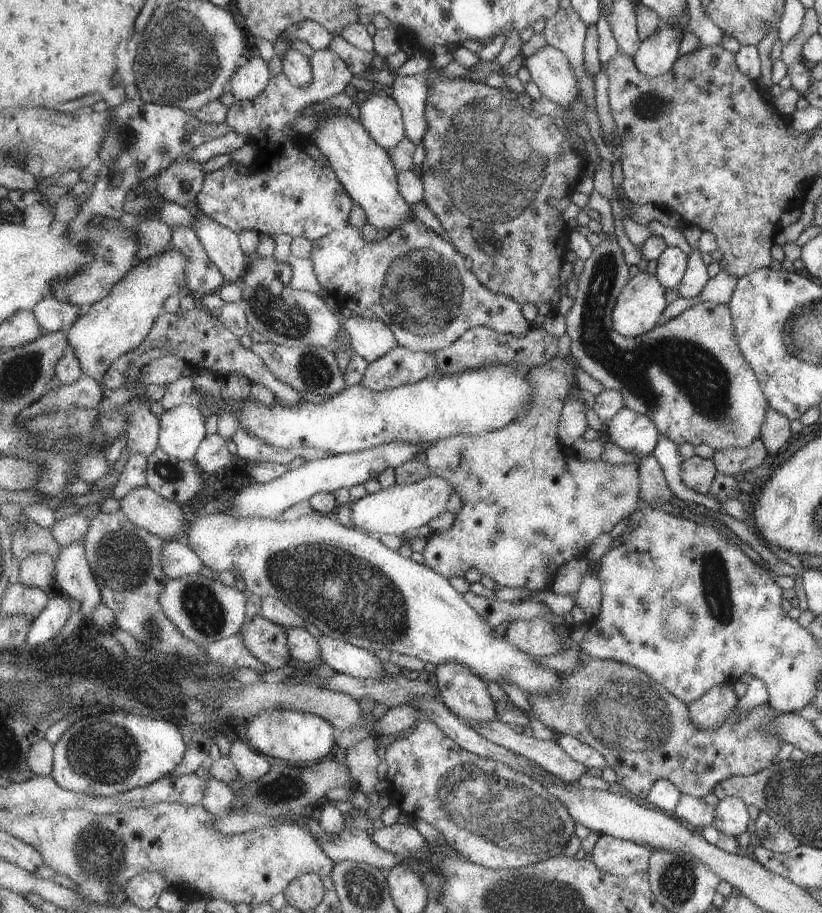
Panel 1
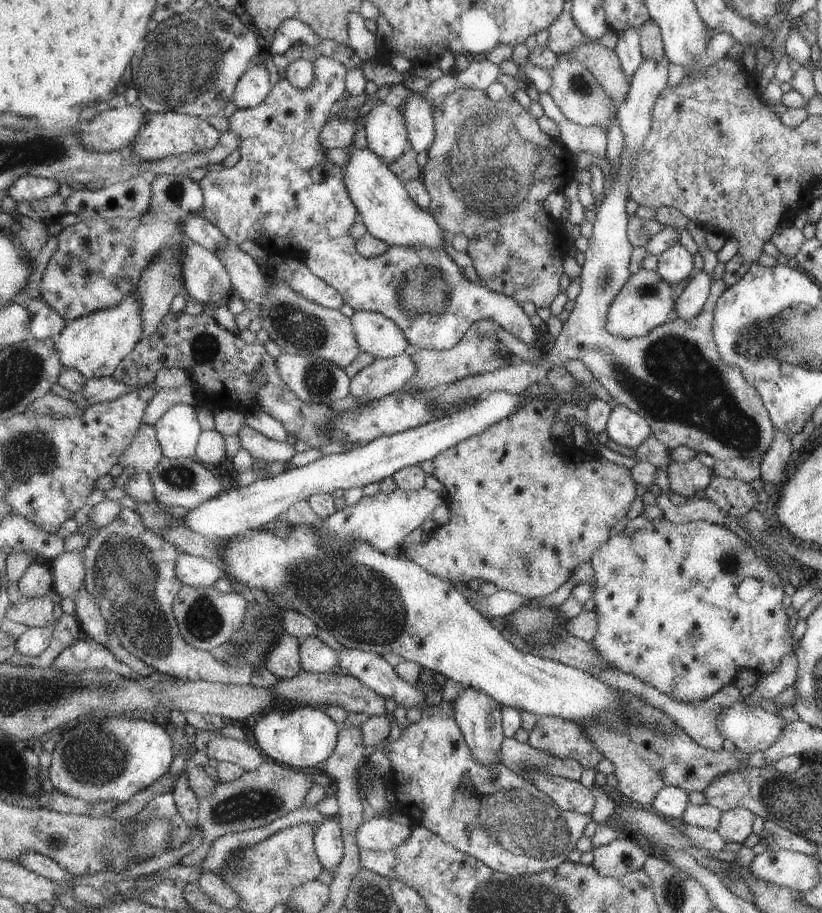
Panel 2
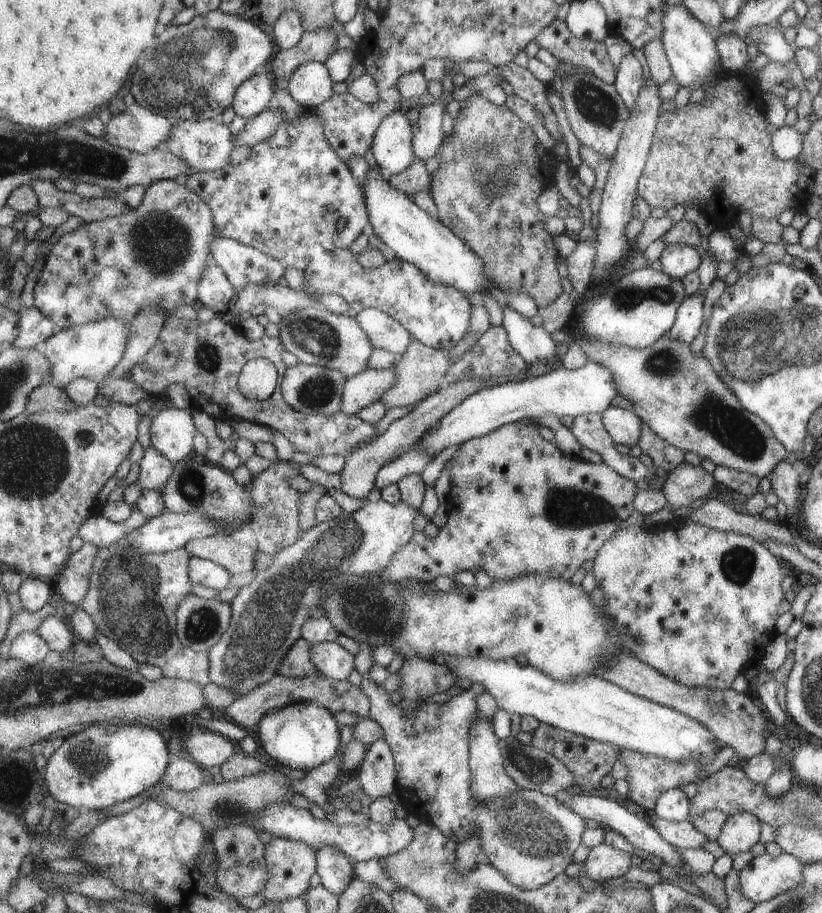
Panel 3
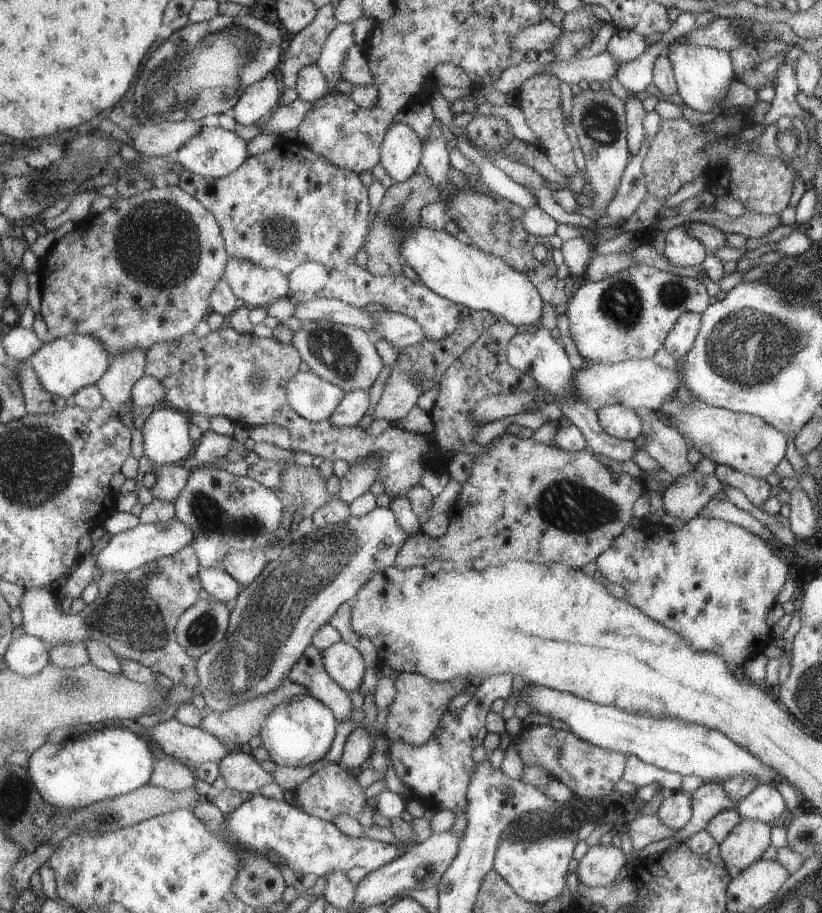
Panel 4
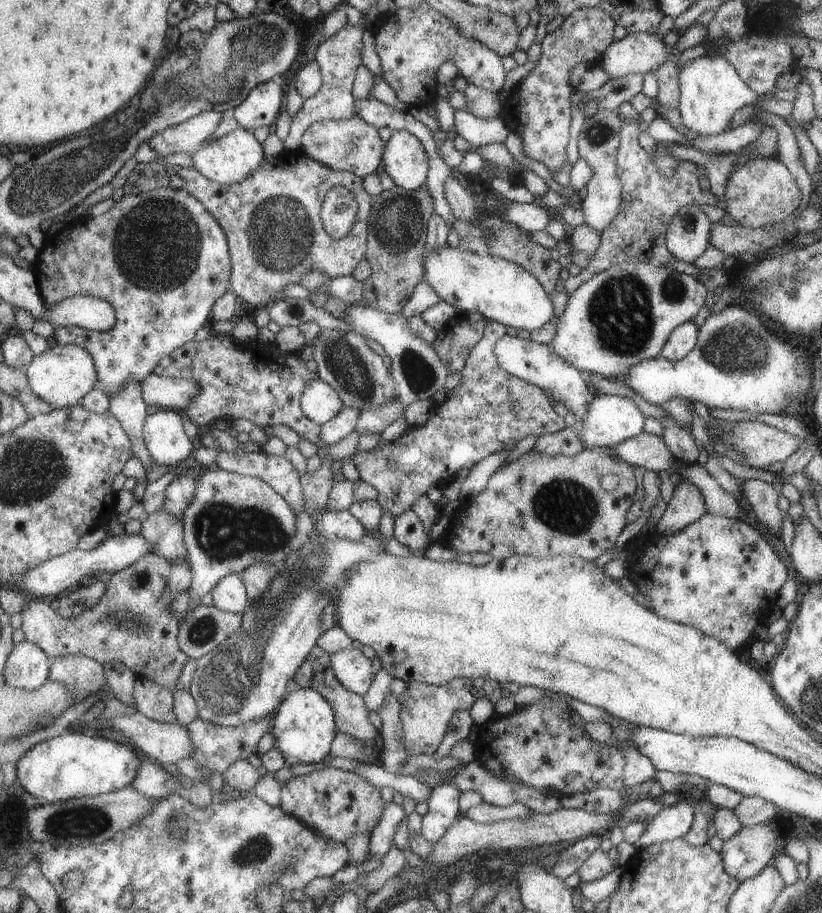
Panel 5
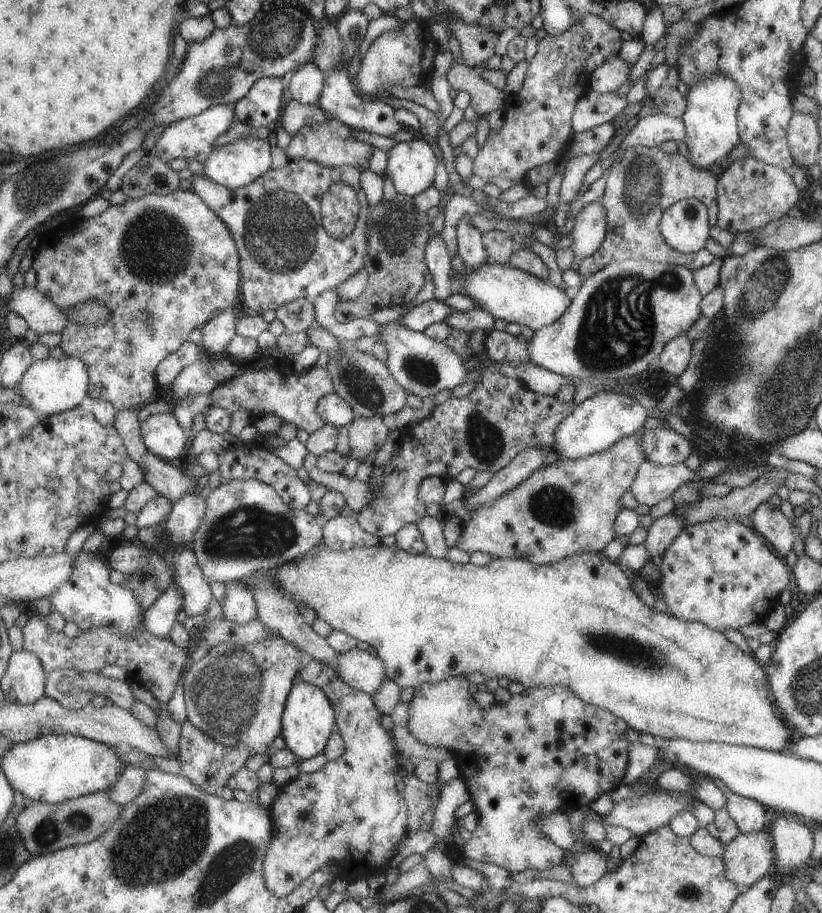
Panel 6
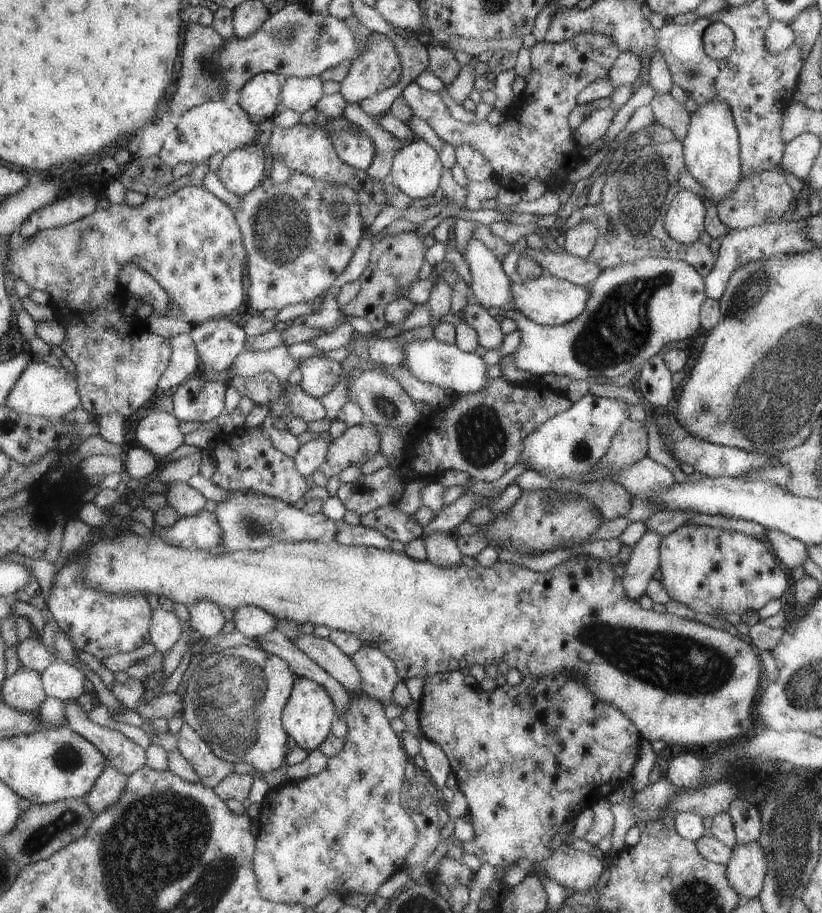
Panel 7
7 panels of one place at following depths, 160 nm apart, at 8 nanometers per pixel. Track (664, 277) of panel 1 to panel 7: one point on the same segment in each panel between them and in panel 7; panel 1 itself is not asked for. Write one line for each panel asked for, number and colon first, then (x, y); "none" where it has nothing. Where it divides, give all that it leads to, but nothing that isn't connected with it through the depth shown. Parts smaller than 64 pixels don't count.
2: (675, 263)
3: (677, 260)
4: (681, 249)
5: (687, 236)
6: (684, 227)
7: (684, 220)

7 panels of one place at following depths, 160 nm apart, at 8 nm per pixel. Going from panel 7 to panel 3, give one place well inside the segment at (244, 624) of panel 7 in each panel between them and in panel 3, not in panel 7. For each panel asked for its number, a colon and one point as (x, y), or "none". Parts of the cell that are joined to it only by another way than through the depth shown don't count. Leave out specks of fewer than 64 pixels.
3: (205, 572)
4: (218, 582)
5: (230, 594)
6: (239, 605)

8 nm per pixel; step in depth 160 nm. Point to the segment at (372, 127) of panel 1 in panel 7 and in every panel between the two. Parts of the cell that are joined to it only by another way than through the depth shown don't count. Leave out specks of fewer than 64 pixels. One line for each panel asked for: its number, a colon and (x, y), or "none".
2: (386, 132)
3: (393, 147)
4: (401, 157)
5: (406, 159)
6: (412, 164)
7: (416, 170)

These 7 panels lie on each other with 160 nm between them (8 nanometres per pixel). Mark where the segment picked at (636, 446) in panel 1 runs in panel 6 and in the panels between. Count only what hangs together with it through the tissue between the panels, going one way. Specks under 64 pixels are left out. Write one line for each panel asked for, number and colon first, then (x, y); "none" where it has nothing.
2: (625, 427)
3: (623, 426)
4: (617, 421)
5: (610, 419)
6: (605, 417)

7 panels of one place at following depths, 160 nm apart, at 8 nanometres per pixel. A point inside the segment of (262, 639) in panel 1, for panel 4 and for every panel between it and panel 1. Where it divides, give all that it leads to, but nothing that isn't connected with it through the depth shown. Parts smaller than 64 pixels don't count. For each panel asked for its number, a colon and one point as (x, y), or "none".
2: (285, 661)
3: (298, 663)
4: (310, 671)

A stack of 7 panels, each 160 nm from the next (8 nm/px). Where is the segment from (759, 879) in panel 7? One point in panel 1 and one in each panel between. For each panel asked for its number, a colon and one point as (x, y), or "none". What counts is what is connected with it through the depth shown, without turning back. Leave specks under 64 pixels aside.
1: (731, 817)
2: (734, 825)
3: (740, 831)
4: (745, 842)
5: (744, 854)
6: (747, 857)

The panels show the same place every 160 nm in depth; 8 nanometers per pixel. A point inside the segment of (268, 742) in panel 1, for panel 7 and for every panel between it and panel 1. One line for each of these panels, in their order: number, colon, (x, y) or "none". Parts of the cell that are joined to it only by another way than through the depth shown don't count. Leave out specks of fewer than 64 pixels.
2: (302, 738)
3: (304, 735)
4: (300, 732)
5: (304, 728)
6: (309, 721)
7: (310, 712)

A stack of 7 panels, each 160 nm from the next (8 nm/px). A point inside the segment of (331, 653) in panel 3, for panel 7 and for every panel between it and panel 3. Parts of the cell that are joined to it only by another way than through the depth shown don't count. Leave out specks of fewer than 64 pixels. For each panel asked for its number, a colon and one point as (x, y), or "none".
4: (345, 663)
5: (355, 671)
6: (363, 671)
7: (380, 675)

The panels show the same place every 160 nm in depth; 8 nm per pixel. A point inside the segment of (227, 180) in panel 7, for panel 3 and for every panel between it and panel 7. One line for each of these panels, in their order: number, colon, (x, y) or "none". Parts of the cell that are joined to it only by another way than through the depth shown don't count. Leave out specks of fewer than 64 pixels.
3: (205, 144)
4: (215, 152)
5: (229, 159)
6: (234, 165)

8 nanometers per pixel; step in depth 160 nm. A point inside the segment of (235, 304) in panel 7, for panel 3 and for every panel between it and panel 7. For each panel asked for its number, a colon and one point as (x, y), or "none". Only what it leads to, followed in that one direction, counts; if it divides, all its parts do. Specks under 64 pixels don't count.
3: (156, 255)
4: (142, 272)
5: (160, 257)
6: (164, 265)

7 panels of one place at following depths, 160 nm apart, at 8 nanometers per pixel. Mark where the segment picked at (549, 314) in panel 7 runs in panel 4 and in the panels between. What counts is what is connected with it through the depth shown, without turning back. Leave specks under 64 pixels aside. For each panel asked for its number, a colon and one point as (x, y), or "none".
4: (469, 276)
5: (503, 291)
6: (504, 291)

